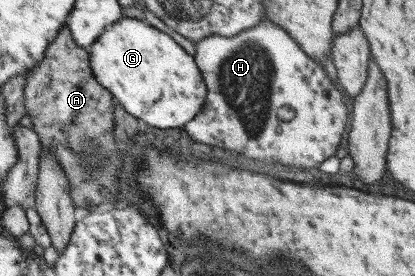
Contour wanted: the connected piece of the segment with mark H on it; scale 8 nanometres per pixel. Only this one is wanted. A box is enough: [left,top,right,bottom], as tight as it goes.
[184,16,350,168]

